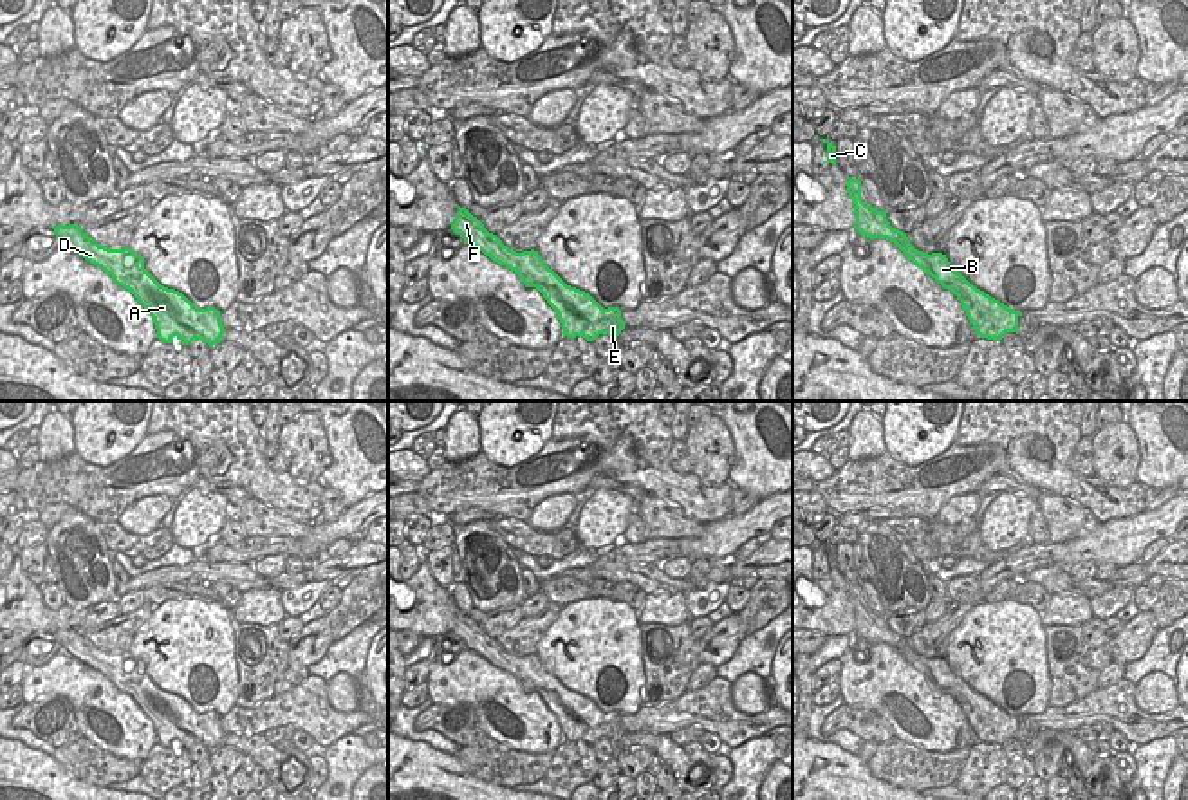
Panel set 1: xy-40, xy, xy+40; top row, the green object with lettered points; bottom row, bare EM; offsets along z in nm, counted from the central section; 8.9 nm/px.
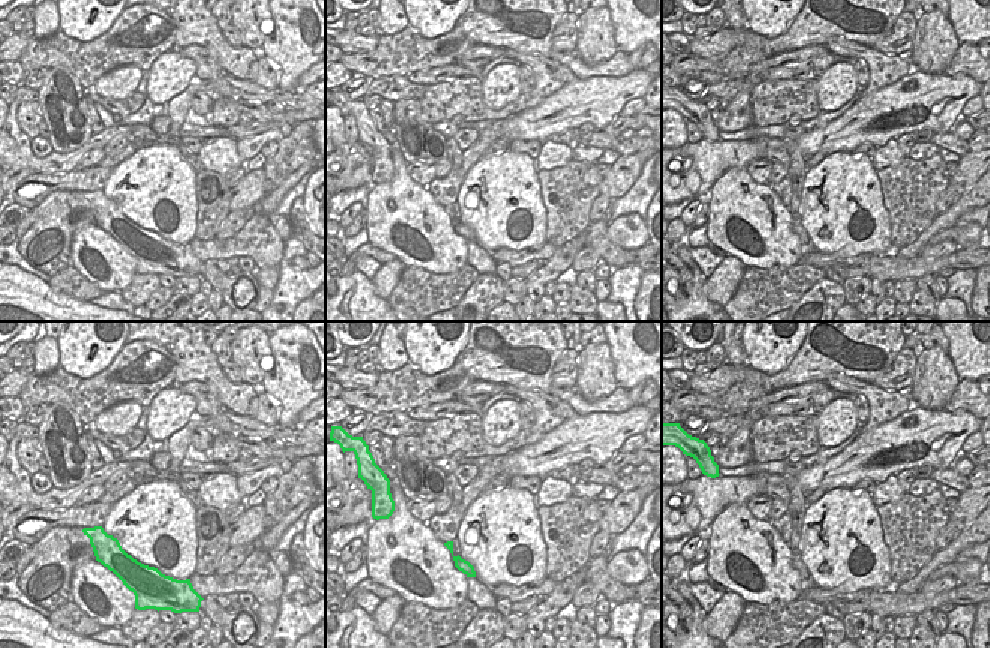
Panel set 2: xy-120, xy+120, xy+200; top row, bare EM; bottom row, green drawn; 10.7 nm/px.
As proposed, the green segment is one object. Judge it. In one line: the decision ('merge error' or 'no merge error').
no merge error

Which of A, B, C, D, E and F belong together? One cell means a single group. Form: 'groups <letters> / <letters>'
groups A B C D E F

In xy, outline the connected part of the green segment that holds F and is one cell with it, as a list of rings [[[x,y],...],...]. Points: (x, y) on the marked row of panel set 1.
[[[459,206],[451,229],[468,246],[477,247],[493,262],[515,271],[527,287],[536,287],[556,311],[563,336],[583,336],[587,341],[594,341],[599,334],[608,334],[616,341],[625,329],[619,307],[603,309],[589,293],[567,285],[545,265],[538,251],[516,253],[509,249],[466,208]]]

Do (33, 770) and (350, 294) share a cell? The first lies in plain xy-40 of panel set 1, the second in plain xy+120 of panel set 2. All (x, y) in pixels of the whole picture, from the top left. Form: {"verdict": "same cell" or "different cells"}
{"verdict": "same cell"}

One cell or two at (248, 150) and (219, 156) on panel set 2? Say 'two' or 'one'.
two

